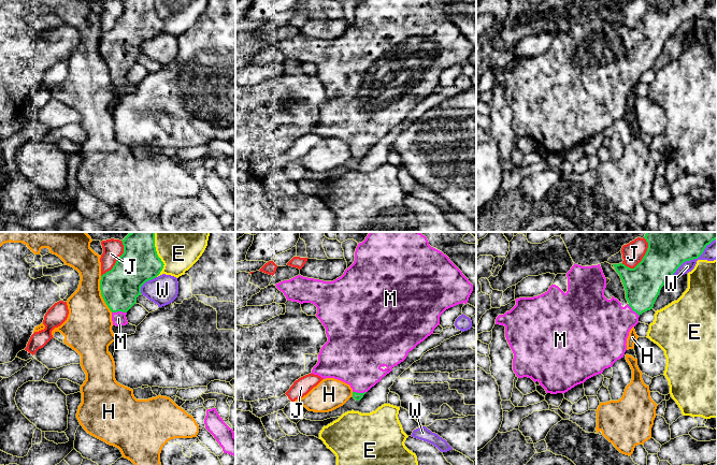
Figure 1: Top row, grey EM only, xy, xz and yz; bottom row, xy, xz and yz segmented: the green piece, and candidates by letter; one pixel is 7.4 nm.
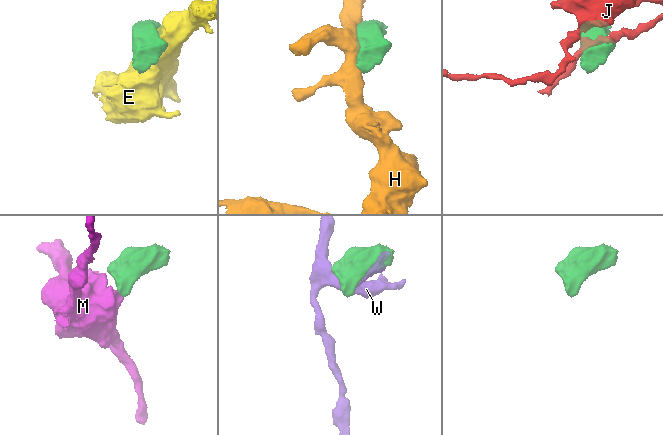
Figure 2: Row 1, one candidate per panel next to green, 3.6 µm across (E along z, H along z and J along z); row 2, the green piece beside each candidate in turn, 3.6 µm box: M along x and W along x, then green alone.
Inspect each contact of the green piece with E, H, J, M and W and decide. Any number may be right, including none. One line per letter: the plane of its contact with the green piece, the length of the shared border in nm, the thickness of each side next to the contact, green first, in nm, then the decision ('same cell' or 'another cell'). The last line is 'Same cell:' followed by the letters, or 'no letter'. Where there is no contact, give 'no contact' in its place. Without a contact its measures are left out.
E: meets green in xy; contact 280 nm long; 280 nm thick on the green side, 240 nm on the other; another cell
H: meets green in xy; contact 280 nm long; 300 nm thick on the green side, 340 nm on the other; another cell
J: meets green in yz; contact 260 nm long; 280 nm thick on the green side, 160 nm on the other; another cell
M: meets green in xy; contact 110 nm long; 300 nm thick on the green side, 100 nm on the other; same cell
W: meets green in yz; contact 420 nm long; 260 nm thick on the green side, 140 nm on the other; another cell
Same cell: M

